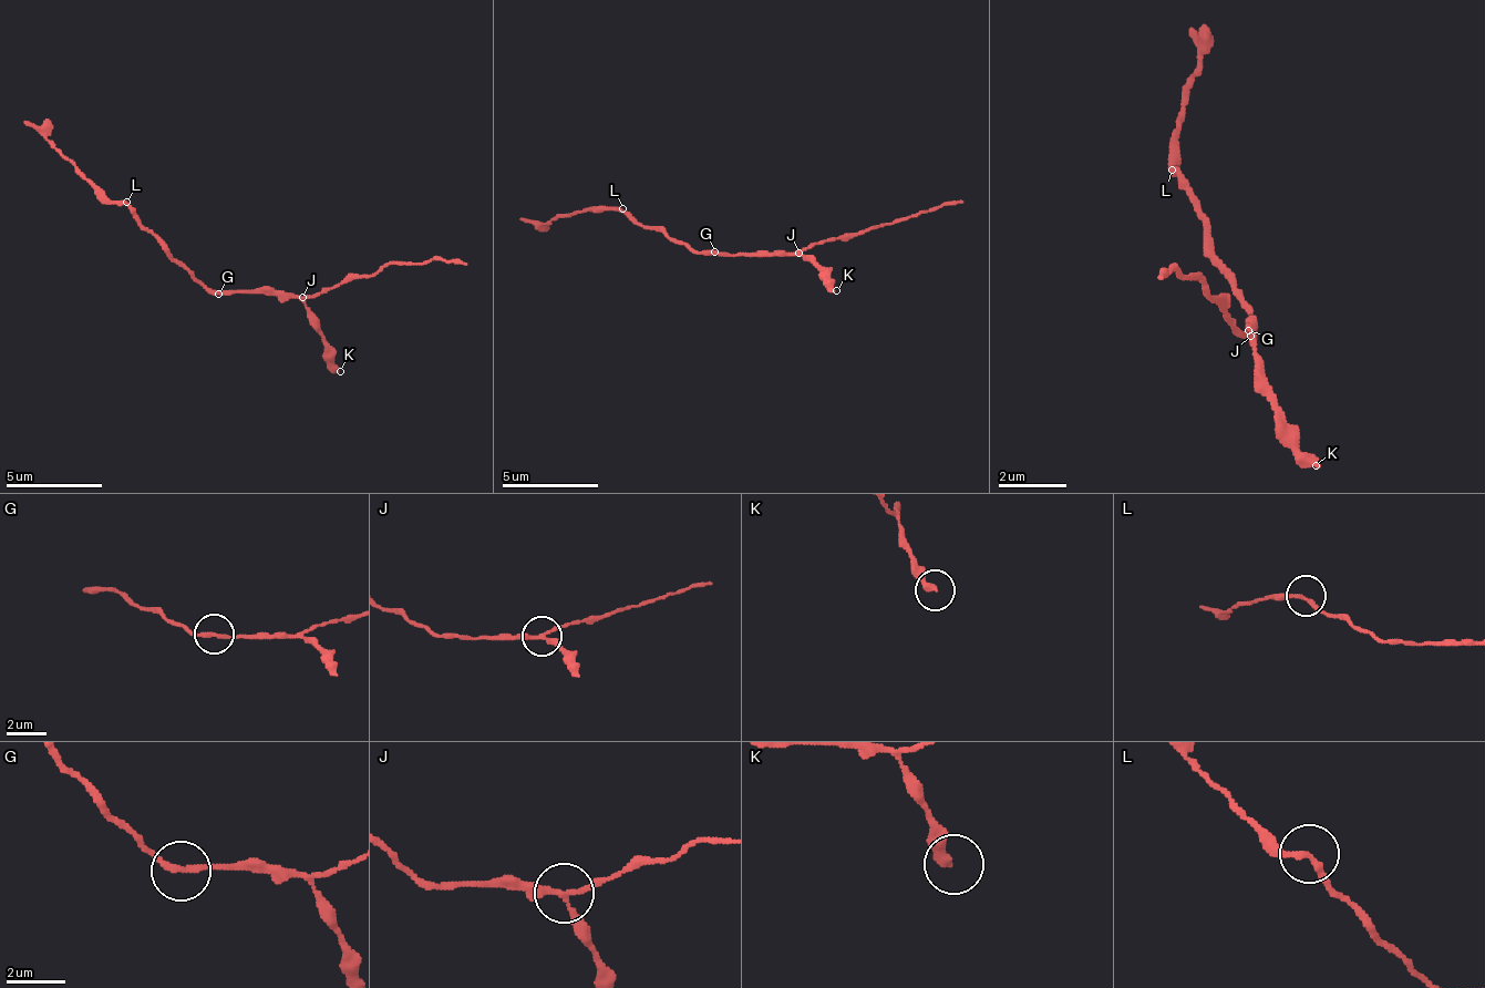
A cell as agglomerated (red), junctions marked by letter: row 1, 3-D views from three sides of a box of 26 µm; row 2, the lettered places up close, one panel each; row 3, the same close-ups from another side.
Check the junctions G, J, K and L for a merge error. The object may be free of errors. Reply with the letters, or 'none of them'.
J

